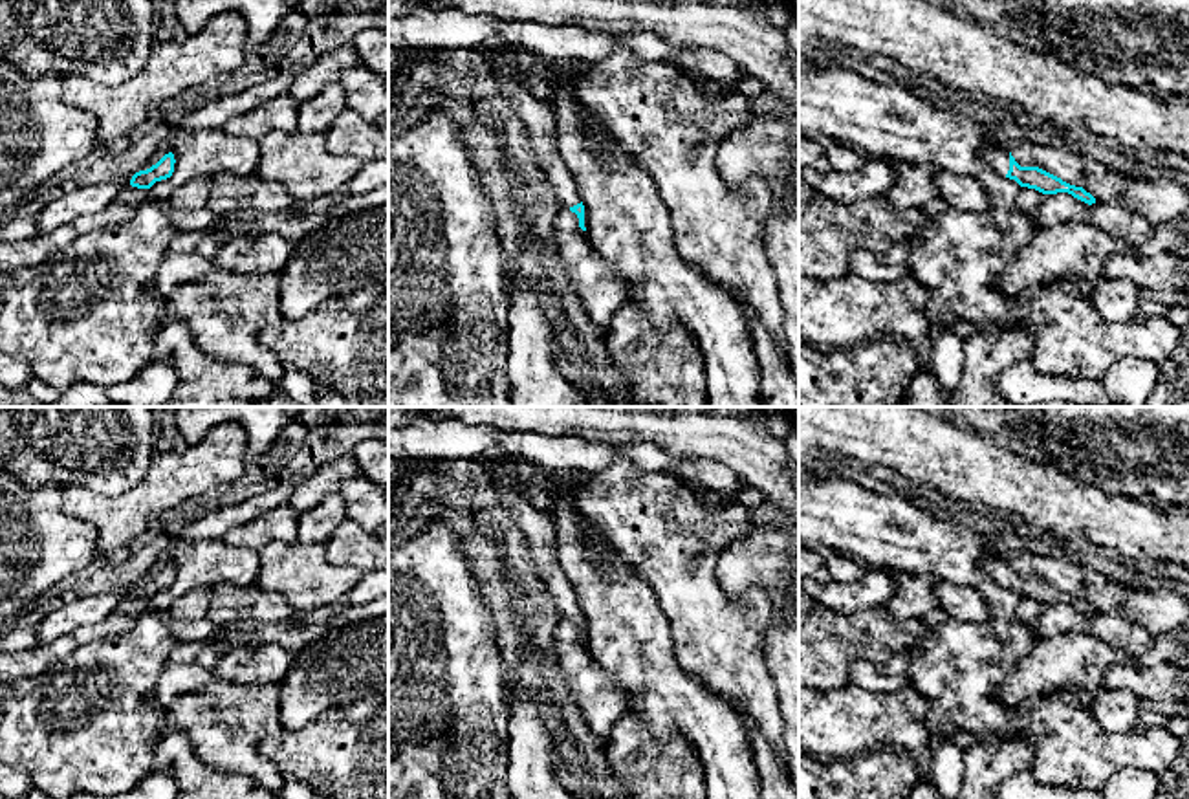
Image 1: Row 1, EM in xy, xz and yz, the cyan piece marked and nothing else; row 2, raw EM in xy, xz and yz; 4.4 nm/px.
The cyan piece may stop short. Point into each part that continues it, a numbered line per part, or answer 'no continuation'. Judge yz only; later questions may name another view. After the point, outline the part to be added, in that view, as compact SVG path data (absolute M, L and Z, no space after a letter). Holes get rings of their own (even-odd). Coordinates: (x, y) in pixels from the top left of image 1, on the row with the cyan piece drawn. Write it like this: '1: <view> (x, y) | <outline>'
1: yz (997, 158) | M986 148L982 152L984 161L993 167L998 174L1006 176L1009 170L1009 150Z

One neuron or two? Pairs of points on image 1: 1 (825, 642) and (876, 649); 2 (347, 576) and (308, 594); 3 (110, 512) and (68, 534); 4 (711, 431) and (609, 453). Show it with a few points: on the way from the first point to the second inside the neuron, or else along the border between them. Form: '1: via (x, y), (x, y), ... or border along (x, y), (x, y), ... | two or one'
1: via (838, 642), (863, 642) | one
2: via (338, 580), (317, 591) | one
3: border along (63, 488), (61, 508), (96, 530), (99, 548) | two
4: border along (610, 444), (654, 442), (675, 455), (689, 457) | two

